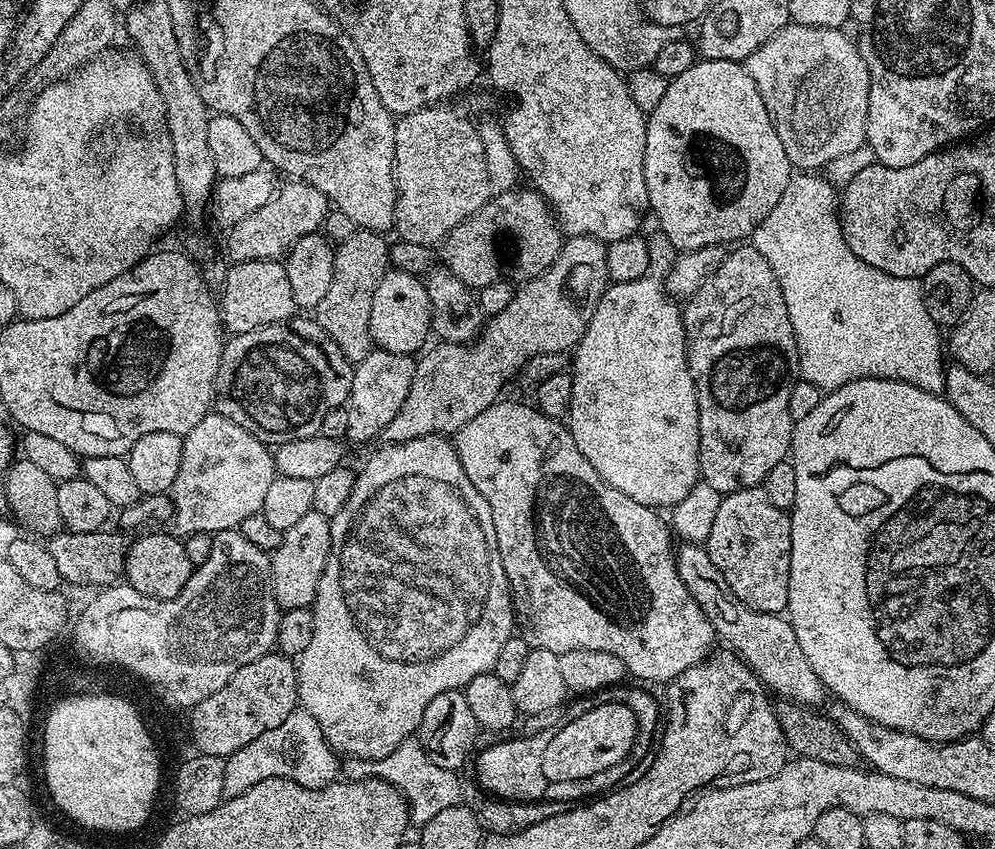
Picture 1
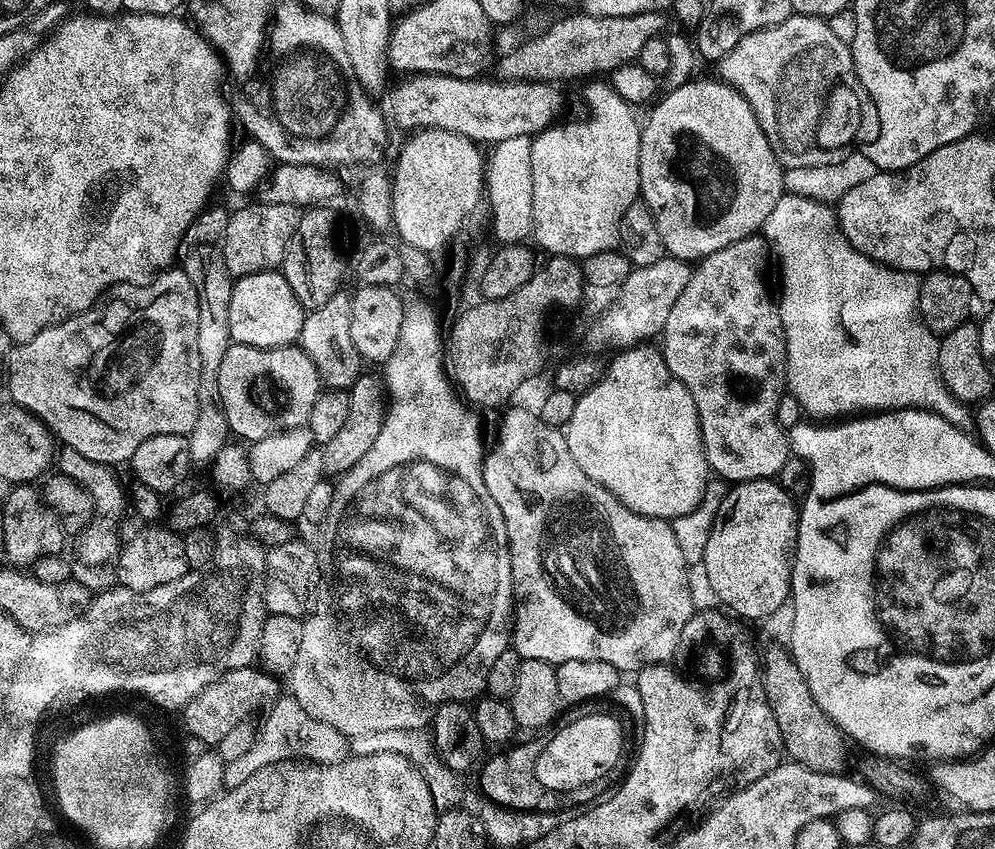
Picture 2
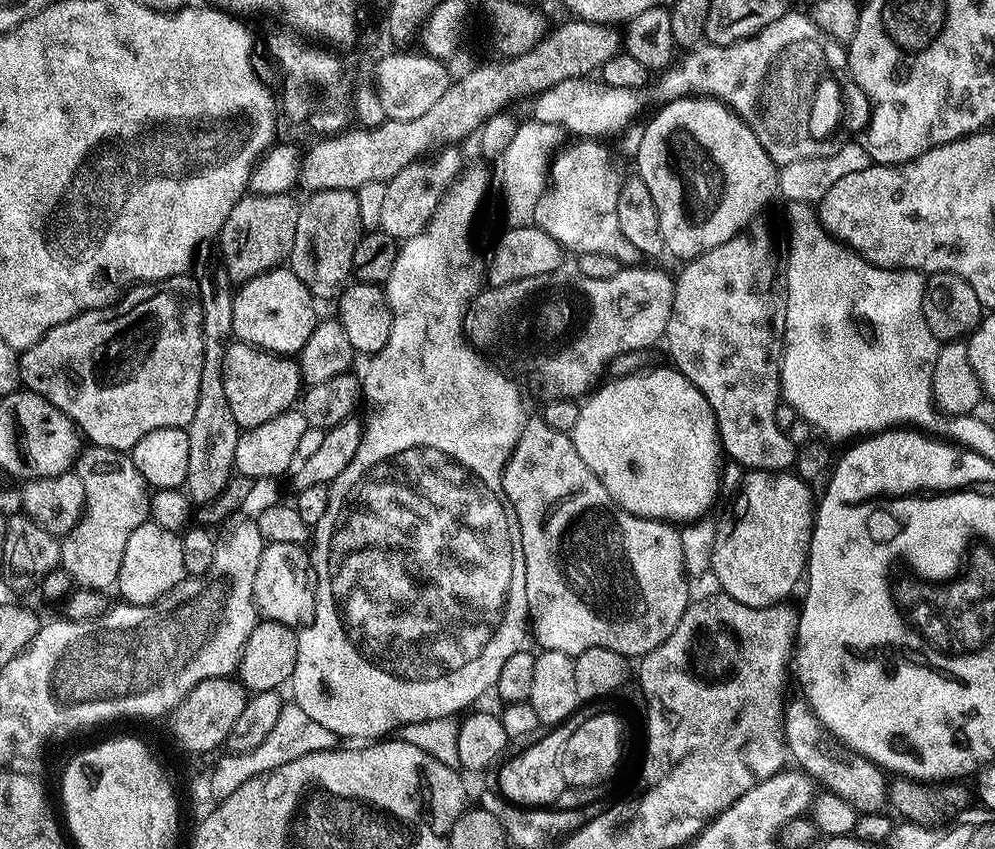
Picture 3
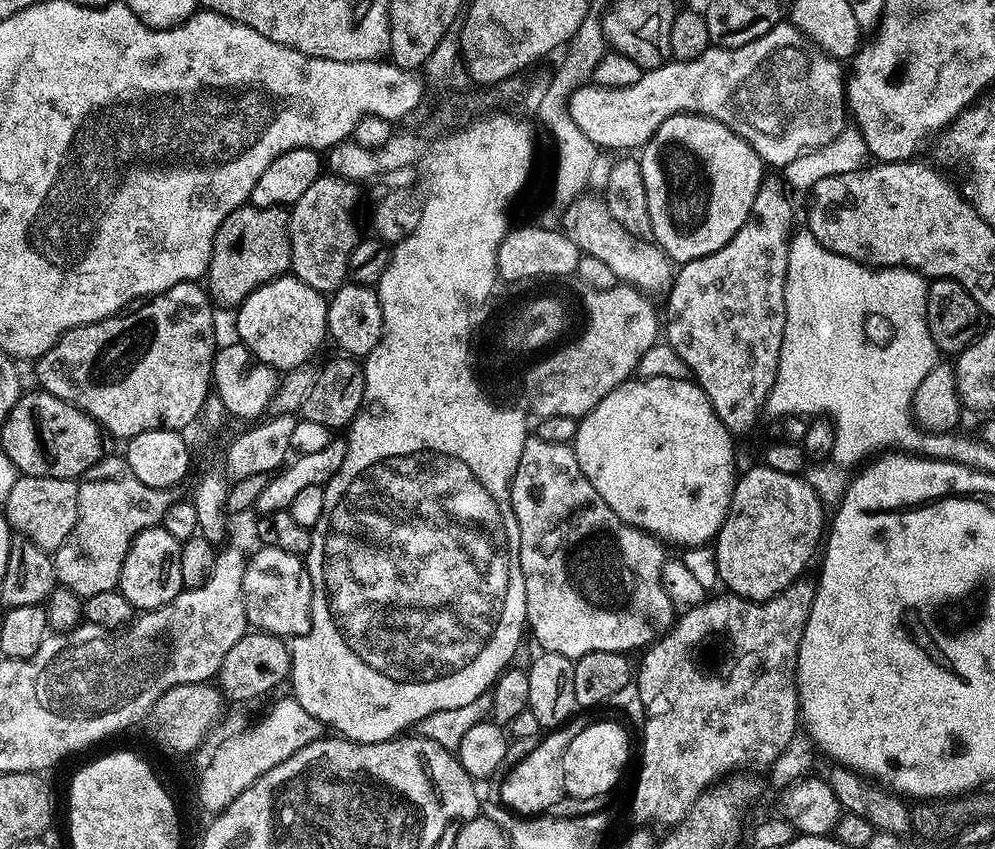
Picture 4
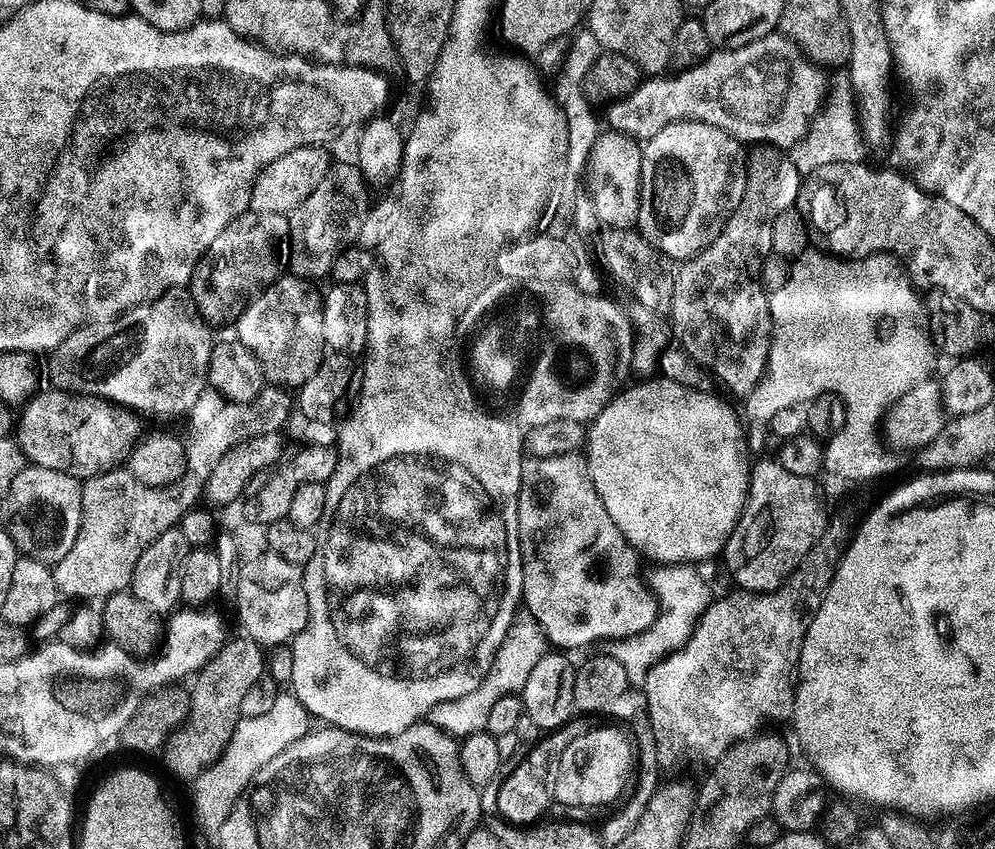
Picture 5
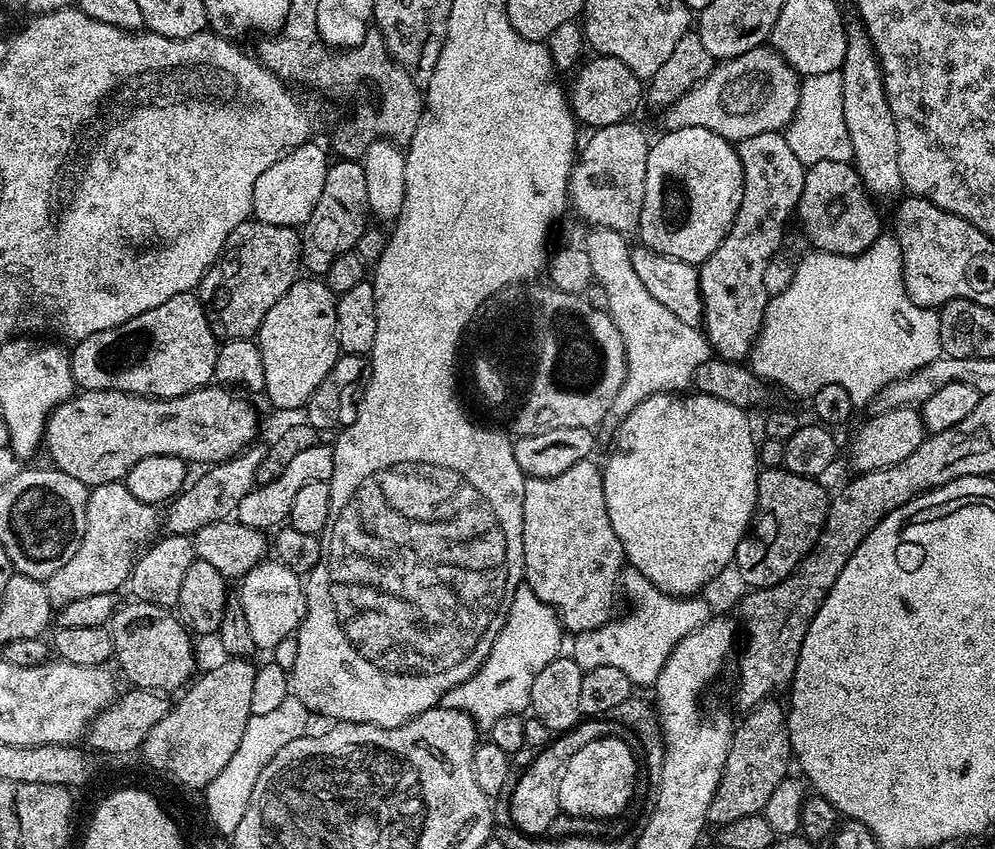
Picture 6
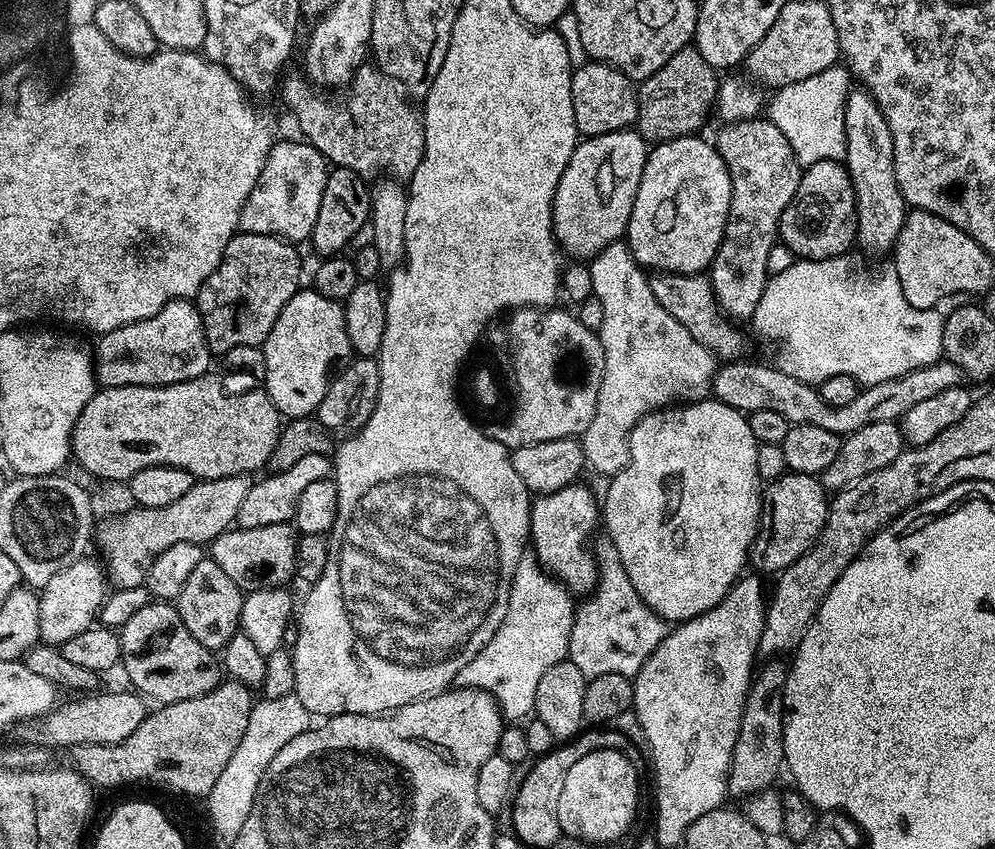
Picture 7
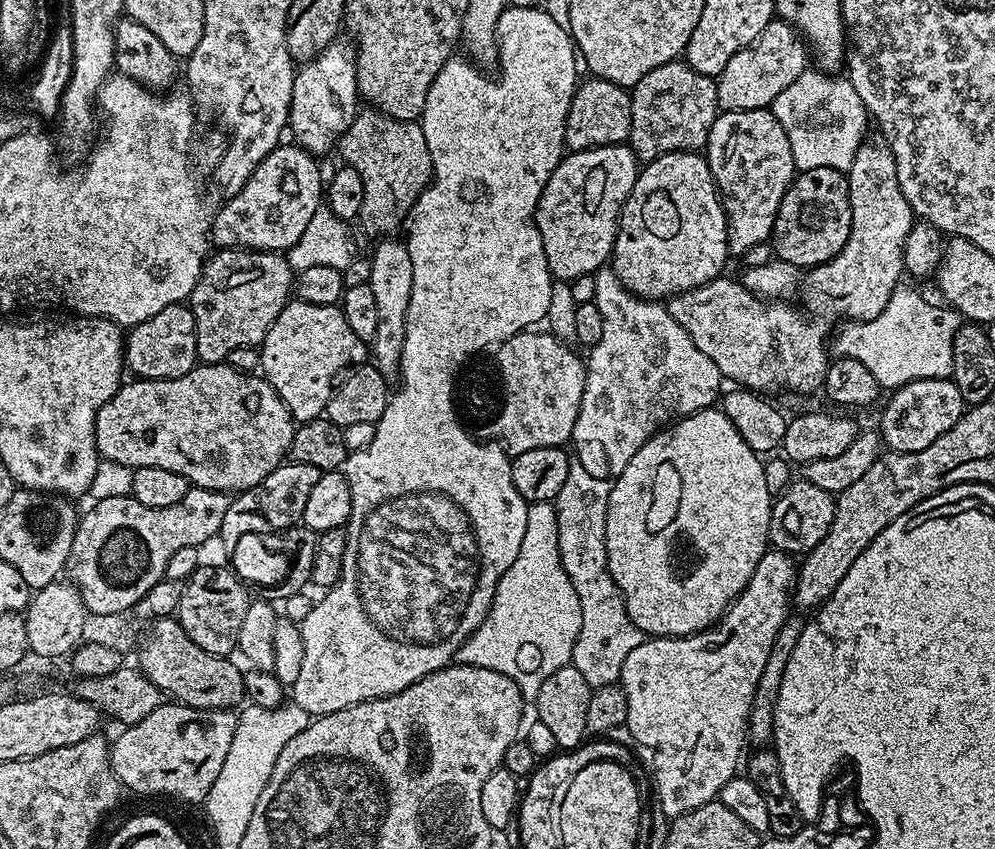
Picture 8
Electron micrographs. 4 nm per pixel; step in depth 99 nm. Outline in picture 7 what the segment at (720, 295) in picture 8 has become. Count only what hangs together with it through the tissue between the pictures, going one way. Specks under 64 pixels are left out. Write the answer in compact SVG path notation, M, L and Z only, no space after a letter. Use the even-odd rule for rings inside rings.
M856 86L848 93L846 102L846 134L848 145L843 163L852 179L856 195L856 240L872 252L884 252L906 228L904 195L896 181L894 170L894 142L886 118L863 87ZM656 272L650 279L650 290L654 290L654 298L663 306L702 346L712 351L713 356L721 361L735 361L744 348L744 336L739 332L737 325L721 312L716 296L712 293L709 277L704 274L683 276L677 272Z

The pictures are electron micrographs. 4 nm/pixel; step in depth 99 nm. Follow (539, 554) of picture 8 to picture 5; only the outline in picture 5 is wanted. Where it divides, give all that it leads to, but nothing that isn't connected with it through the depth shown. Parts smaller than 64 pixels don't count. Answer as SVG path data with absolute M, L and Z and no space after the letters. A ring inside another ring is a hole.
M513 623L484 681L474 690L470 690L470 694L447 700L431 708L426 717L427 723L453 738L463 738L475 732L482 732L486 726L486 718L490 718L490 709L493 708L494 702L508 692L519 693L526 686L526 678L530 678L530 670L534 670L538 658L544 656L546 641L535 623L520 623Z

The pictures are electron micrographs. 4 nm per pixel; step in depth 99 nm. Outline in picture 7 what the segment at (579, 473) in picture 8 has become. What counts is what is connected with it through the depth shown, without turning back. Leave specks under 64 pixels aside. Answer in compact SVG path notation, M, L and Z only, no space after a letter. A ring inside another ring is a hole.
M601 540L601 544L597 543L594 548L598 583L585 599L589 600L575 609L567 659L572 660L588 680L598 678L598 674L622 674L634 678L642 670L646 658L650 658L650 654L654 654L654 650L658 650L660 643L666 639L670 624L642 602L611 540Z

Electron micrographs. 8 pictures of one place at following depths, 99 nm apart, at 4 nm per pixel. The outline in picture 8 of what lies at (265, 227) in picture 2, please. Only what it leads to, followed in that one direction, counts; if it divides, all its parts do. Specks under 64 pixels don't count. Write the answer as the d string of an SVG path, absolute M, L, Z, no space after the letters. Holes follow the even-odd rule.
M222 248L213 251L209 255L208 262L204 266L204 273L200 275L200 280L194 286L190 297L190 307L194 318L196 319L196 358L200 364L223 364L228 359L230 350L238 350L249 346L259 346L264 343L266 334L270 330L270 326L274 326L274 322L278 318L278 314L282 314L282 310L290 302L290 297L294 292L294 269L288 265L287 255L278 252L254 252L251 248Z

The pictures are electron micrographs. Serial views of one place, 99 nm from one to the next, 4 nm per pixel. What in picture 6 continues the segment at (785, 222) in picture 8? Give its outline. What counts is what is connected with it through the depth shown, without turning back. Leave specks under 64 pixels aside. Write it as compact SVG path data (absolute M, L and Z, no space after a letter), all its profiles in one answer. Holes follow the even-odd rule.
M818 162L807 165L804 173L804 185L798 205L798 217L806 235L812 239L811 247L822 252L833 252L839 256L857 256L872 246L882 235L880 216L868 205L869 193L865 192L864 184L851 163Z

